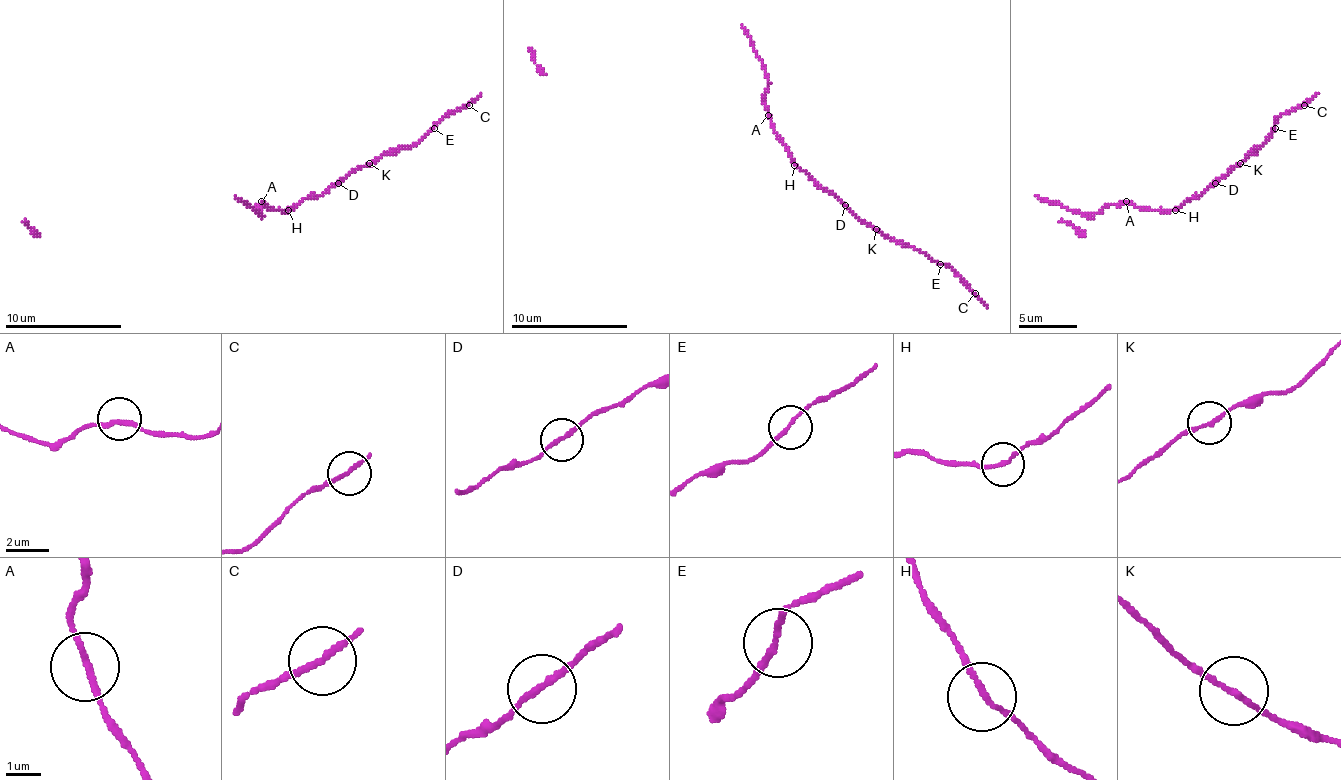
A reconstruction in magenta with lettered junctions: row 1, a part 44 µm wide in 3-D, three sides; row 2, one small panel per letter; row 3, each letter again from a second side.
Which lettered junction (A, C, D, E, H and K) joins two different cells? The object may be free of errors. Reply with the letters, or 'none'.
none

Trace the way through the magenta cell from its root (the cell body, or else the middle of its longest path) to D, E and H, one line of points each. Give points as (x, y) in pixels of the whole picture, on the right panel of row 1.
D: (1126, 204), (1146, 210), (1175, 210), (1187, 198), (1202, 195), (1216, 184)
E: (1126, 204), (1146, 210), (1175, 210), (1187, 198), (1196, 198), (1207, 187), (1216, 184), (1257, 149), (1275, 128)
H: (1126, 204), (1146, 210), (1175, 210)

